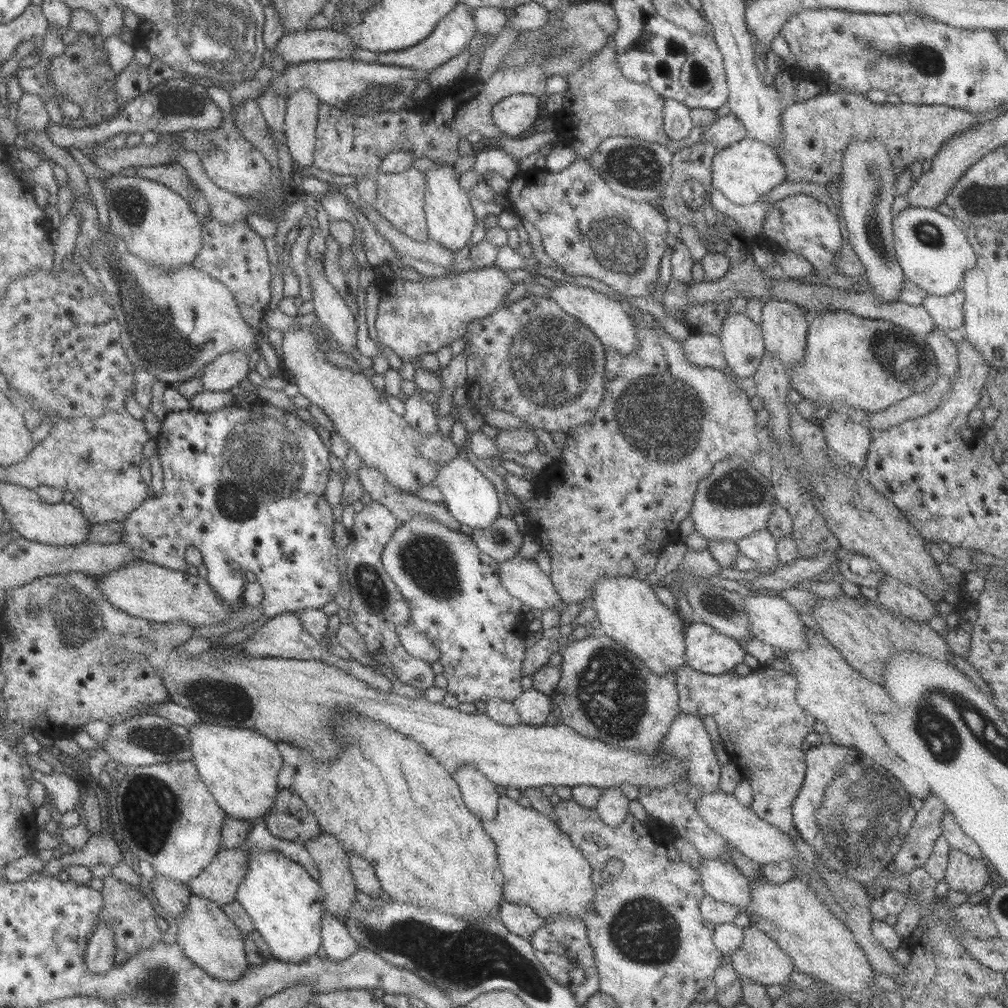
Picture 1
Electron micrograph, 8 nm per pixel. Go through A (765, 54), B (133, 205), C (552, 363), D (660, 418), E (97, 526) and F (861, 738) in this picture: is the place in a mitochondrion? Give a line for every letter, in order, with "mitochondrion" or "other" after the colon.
A: other
B: mitochondrion
C: mitochondrion
D: mitochondrion
E: other
F: other

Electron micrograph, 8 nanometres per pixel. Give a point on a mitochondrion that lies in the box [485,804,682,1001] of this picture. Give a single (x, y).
(643, 932)

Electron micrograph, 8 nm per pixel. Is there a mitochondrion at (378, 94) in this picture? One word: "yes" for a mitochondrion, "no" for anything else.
yes

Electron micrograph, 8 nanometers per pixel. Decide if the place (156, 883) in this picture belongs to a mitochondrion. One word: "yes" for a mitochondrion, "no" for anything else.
no

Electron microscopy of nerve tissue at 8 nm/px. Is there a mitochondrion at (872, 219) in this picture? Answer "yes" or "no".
yes

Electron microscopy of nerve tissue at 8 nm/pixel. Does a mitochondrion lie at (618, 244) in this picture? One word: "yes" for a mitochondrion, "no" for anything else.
yes

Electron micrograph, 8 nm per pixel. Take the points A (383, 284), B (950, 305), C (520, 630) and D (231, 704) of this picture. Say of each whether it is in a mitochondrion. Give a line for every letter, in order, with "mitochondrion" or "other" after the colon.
A: other
B: other
C: other
D: mitochondrion

